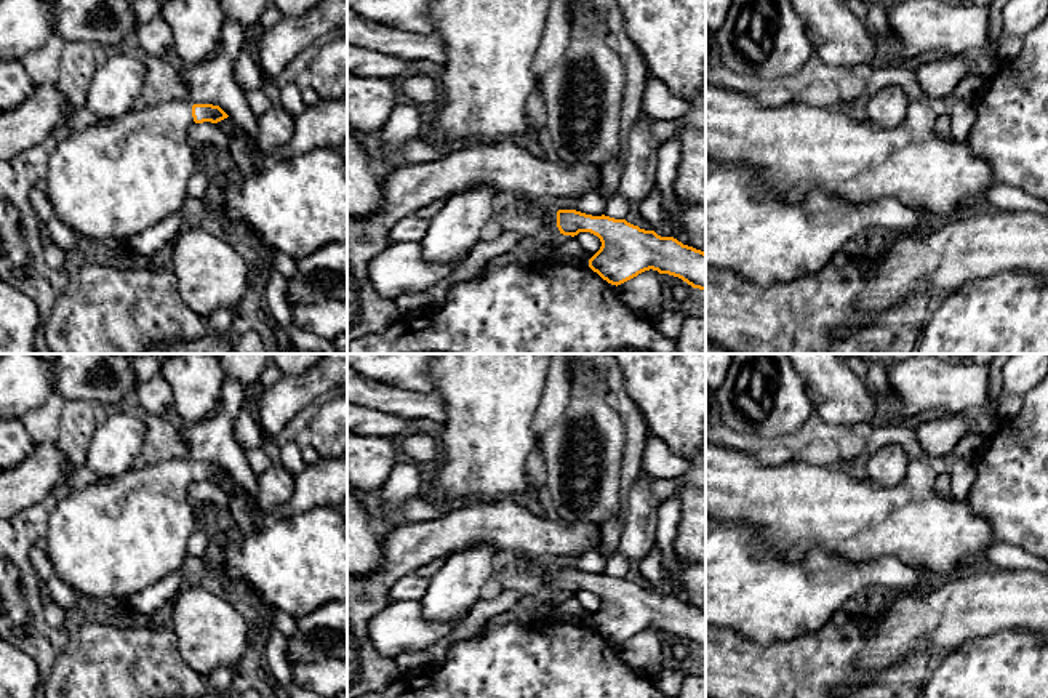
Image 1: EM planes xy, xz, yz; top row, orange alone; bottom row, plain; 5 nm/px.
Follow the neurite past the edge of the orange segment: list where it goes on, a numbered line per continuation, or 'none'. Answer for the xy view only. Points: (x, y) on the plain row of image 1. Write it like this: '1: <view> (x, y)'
1: xy (109, 540)

